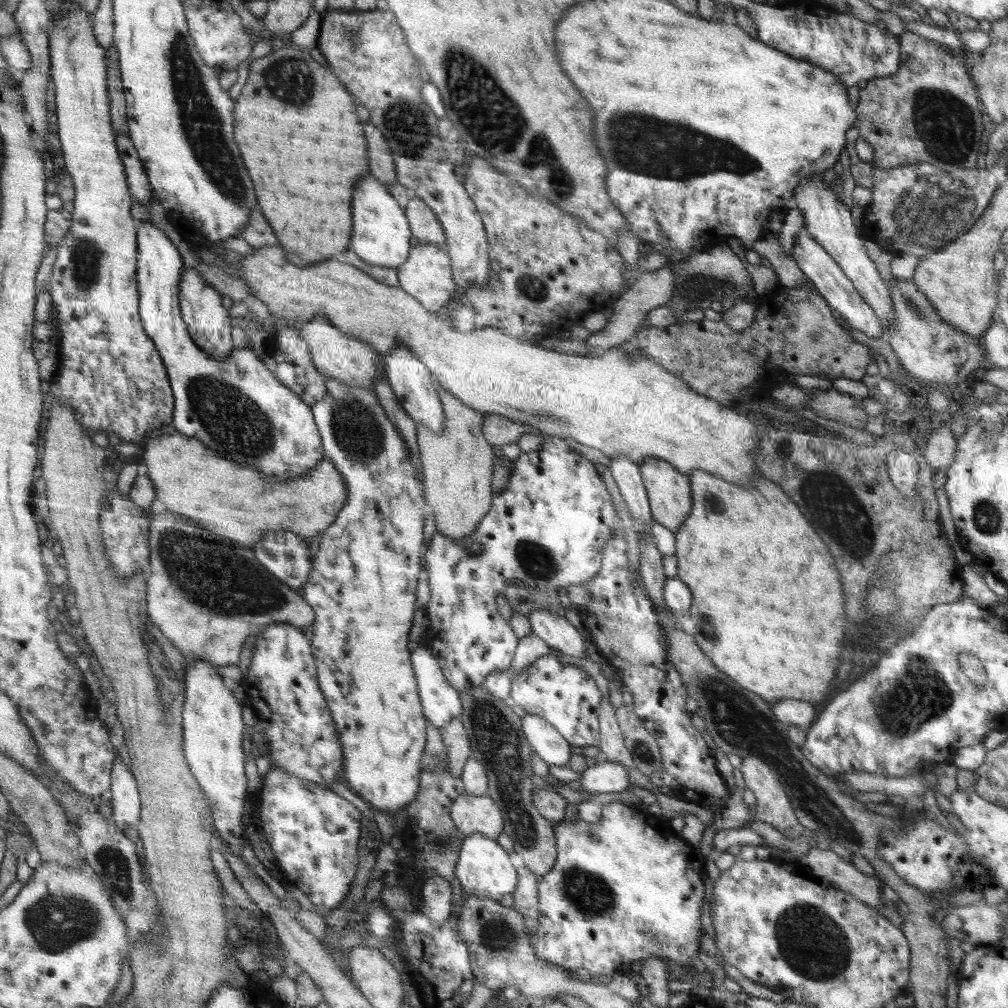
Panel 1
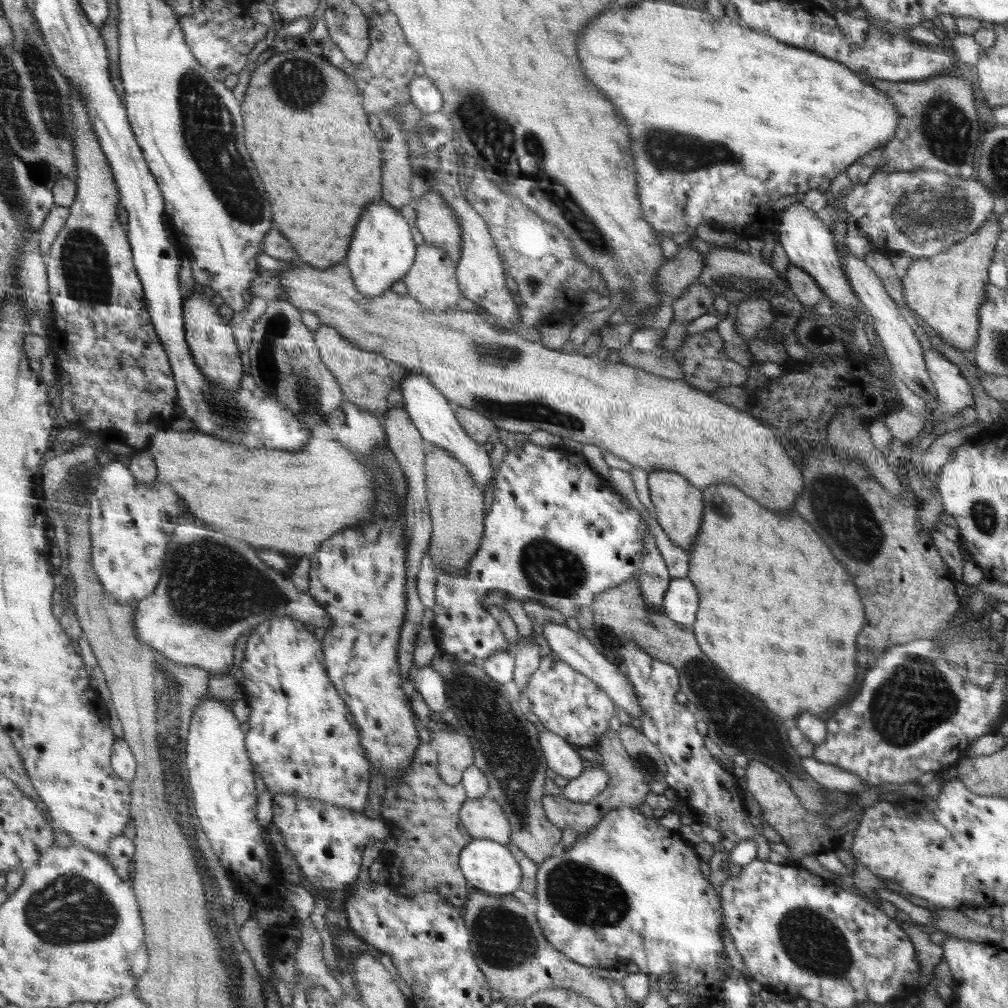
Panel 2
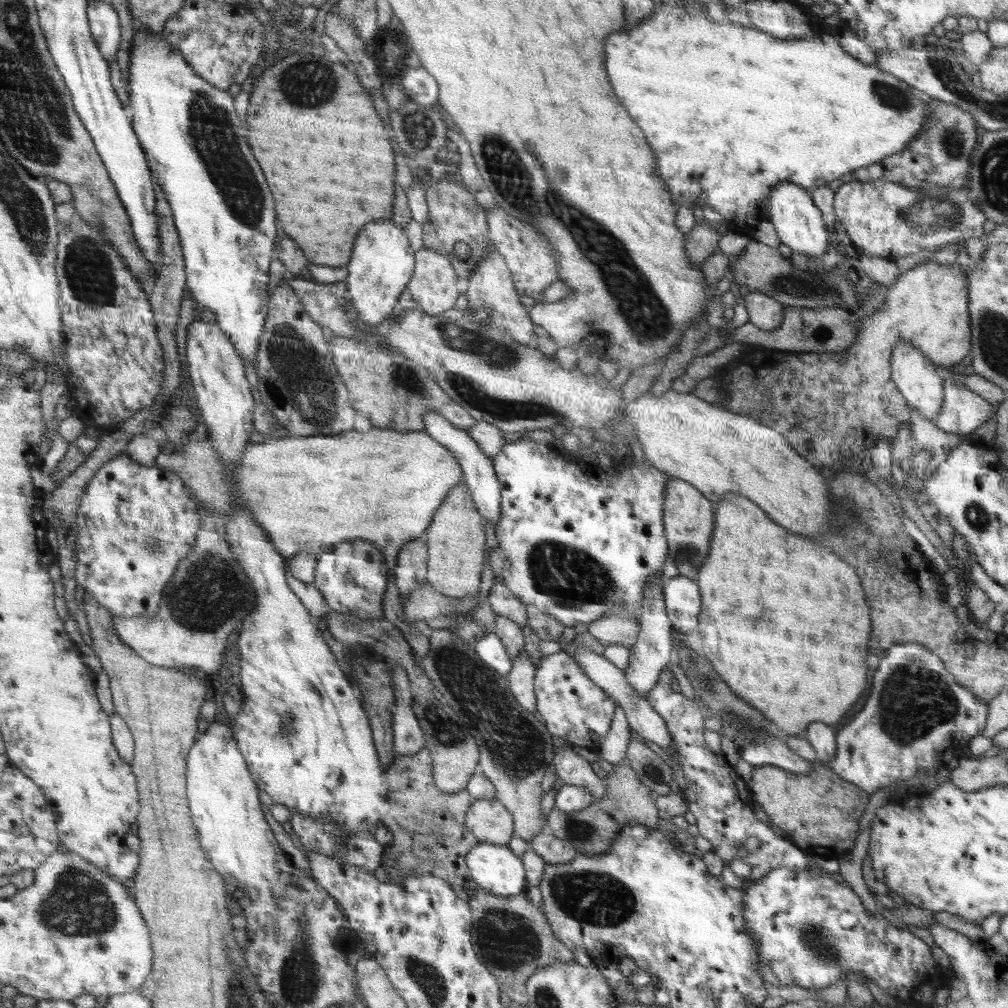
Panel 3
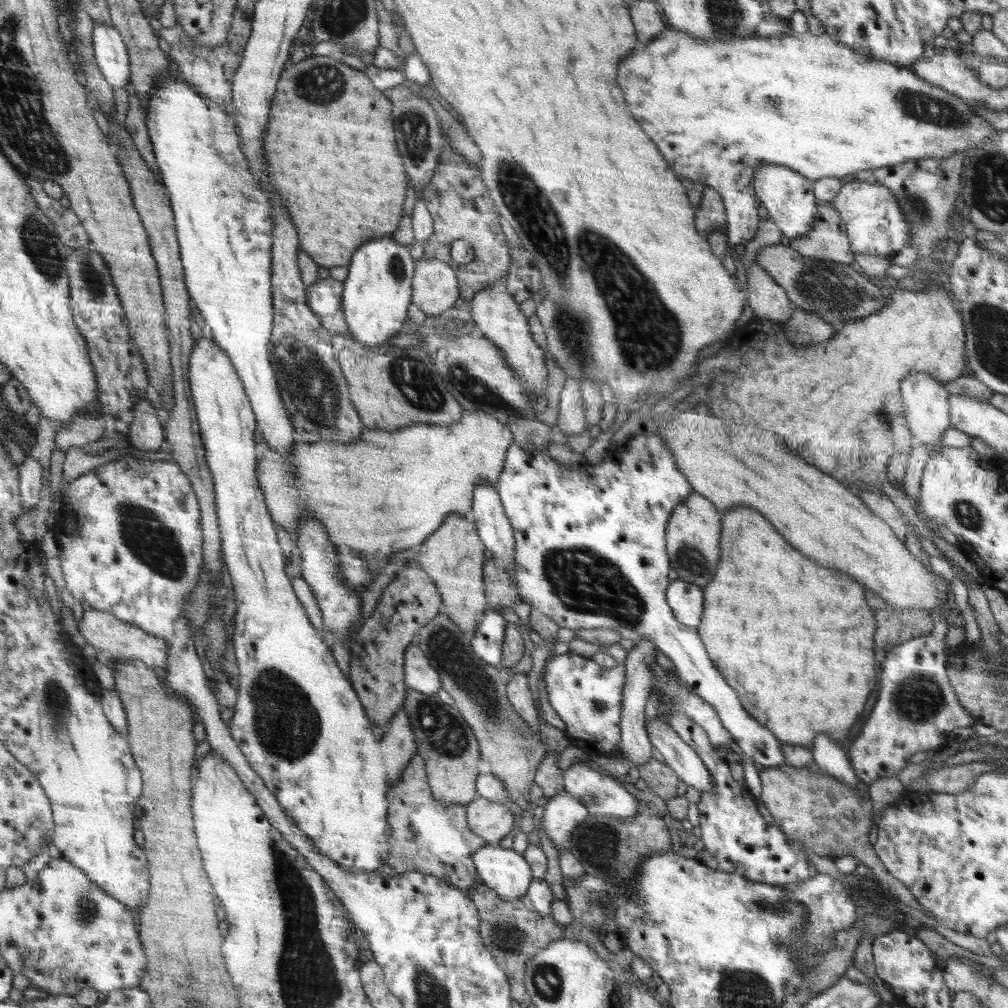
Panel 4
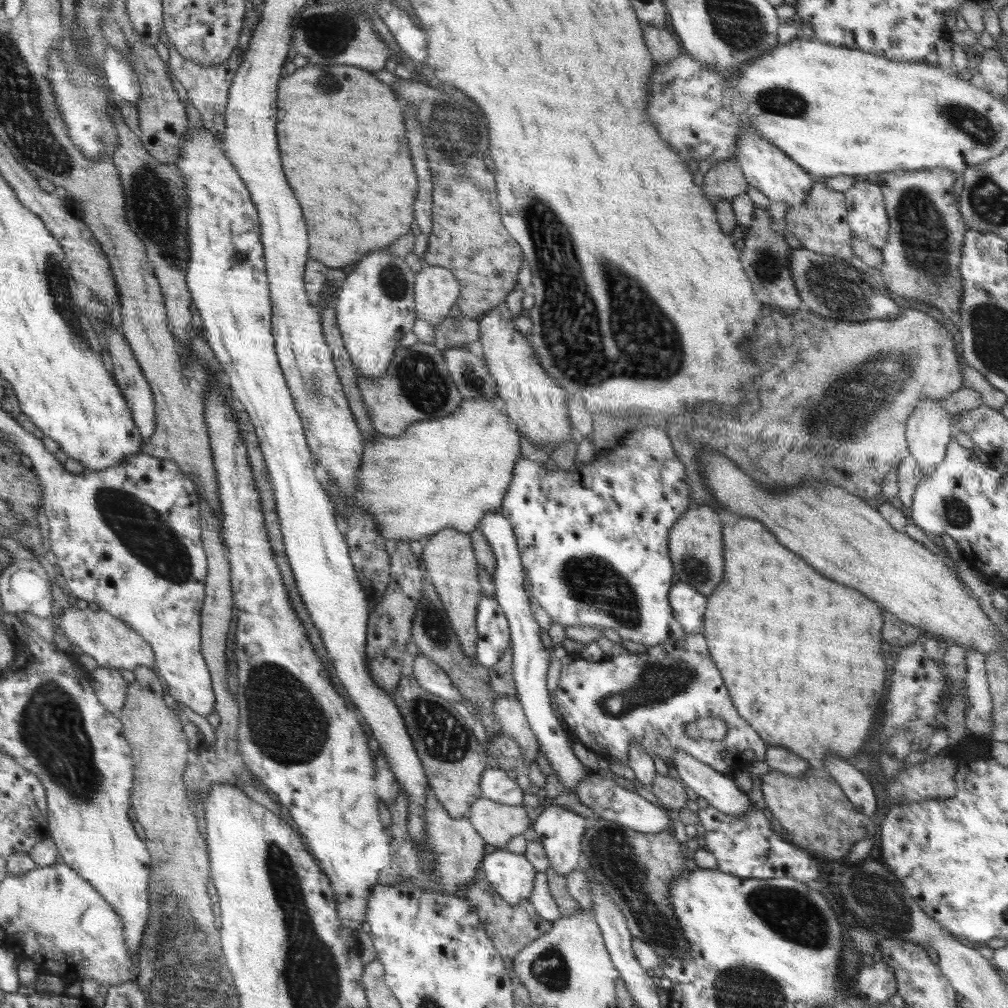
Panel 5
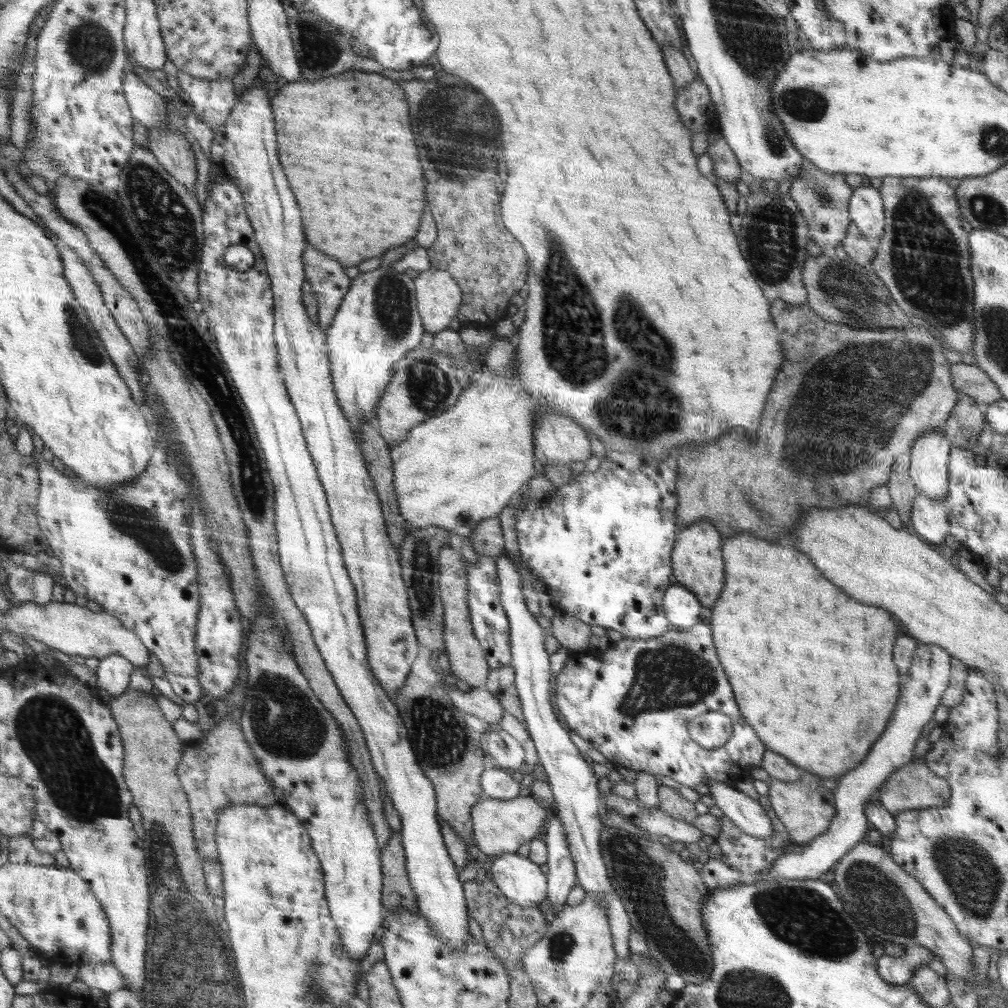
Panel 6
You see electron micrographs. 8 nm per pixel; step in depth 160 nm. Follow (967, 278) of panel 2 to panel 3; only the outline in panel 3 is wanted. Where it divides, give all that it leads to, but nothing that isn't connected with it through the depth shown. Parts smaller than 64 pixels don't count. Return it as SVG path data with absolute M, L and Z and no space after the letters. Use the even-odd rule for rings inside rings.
M964 254L950 266L924 262L900 274L899 279L888 288L887 299L882 303L881 310L859 320L857 341L846 351L796 352L754 346L744 356L721 365L714 376L723 388L723 398L716 405L774 428L802 458L808 462L810 458L816 462L820 460L824 466L836 466L832 471L849 469L853 456L862 448L872 448L880 437L884 437L892 446L899 428L902 425L911 426L911 420L906 420L906 412L900 412L898 392L887 381L891 378L893 346L901 338L922 351L941 372L954 370L955 365L971 352L967 276L966 269L960 266L963 257Z

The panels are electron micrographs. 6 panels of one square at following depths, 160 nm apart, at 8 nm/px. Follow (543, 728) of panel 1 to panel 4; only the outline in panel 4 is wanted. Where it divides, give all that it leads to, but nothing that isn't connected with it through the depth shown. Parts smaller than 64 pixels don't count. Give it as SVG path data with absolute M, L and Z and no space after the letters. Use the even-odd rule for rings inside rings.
M582 762L574 763L563 772L563 783L565 791L578 797L590 815L633 817L639 811L640 801L632 795L628 786Z

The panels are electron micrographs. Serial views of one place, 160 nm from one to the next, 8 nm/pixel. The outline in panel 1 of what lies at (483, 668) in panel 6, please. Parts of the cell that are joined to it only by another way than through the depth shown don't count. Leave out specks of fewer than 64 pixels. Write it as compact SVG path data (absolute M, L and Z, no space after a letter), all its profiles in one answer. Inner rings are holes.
M433 381L433 385L442 403L445 421L443 429L438 432L417 424L423 484L426 485L426 500L431 506L430 514L435 518L435 530L452 537L452 540L460 540L477 530L486 512L493 506L490 480L494 452L484 435L486 414L465 405L439 382Z

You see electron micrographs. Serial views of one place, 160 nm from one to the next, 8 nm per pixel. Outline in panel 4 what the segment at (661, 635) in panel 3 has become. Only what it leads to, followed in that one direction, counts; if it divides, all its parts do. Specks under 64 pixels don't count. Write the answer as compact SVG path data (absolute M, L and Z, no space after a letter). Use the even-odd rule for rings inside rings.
M640 640L636 643L634 648L627 653L627 657L622 661L626 666L626 686L623 693L623 712L621 716L621 750L627 755L626 758L630 759L636 766L643 765L652 757L652 744L645 729L644 708L646 702L651 695L654 685L654 674L652 674L652 664L656 662L657 648L648 642L648 640Z

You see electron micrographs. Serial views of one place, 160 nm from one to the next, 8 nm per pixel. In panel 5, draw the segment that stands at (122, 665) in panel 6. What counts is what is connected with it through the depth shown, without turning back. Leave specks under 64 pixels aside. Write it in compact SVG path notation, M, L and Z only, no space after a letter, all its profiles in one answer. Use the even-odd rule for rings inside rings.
M98 667L90 674L92 688L108 712L118 712L125 703L129 685L116 668Z

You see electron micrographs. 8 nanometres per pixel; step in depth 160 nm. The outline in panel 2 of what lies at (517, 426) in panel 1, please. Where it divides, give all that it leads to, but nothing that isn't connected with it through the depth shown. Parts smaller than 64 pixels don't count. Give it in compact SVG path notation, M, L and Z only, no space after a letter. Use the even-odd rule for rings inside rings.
M454 406L455 417L461 427L478 443L489 446L499 432L497 423L482 413L460 406Z

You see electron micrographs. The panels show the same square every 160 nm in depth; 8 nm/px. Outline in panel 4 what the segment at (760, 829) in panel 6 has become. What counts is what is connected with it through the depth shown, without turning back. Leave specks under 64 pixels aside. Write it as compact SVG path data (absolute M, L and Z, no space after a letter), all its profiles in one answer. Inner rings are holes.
M662 719L645 721L645 729L654 748L664 757L665 763L679 776L684 786L694 786L702 793L713 789L710 771L698 754L689 748L676 732Z

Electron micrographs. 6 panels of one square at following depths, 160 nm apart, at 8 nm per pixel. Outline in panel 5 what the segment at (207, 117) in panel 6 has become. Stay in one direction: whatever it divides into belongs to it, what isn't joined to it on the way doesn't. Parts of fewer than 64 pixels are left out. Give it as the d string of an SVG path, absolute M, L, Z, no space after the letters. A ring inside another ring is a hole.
M169 43L167 46L171 50L169 58L171 71L187 90L188 98L194 104L194 108L200 114L225 114L229 100L229 88L232 86L232 82L237 74L237 68L241 64L240 59L243 57L240 51L240 44L238 44L238 47L232 52L232 56L226 62L217 64L214 67L205 67L188 60L176 49L173 49L172 43Z

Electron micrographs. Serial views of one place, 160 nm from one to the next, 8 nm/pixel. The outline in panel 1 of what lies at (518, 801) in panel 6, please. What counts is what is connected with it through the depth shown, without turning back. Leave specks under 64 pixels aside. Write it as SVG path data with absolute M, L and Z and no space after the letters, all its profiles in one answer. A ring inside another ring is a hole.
M462 794L454 800L452 819L464 837L480 833L494 840L503 832L503 816L489 794Z

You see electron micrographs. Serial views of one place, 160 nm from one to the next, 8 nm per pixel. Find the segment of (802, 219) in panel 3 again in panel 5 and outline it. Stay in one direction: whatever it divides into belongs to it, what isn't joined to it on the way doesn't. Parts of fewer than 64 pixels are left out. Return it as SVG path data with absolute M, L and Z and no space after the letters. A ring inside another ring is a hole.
M740 131L736 146L736 162L749 187L758 189L772 202L785 202L788 207L798 206L806 200L815 178L792 161L786 153L766 141L758 131Z

